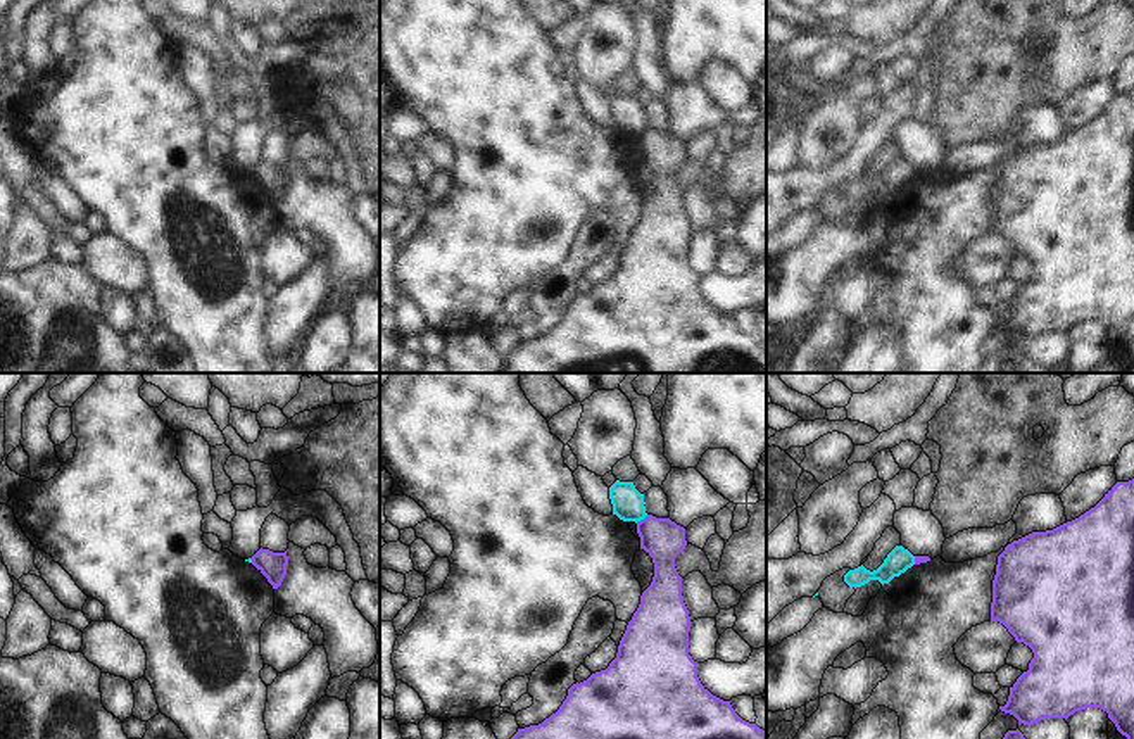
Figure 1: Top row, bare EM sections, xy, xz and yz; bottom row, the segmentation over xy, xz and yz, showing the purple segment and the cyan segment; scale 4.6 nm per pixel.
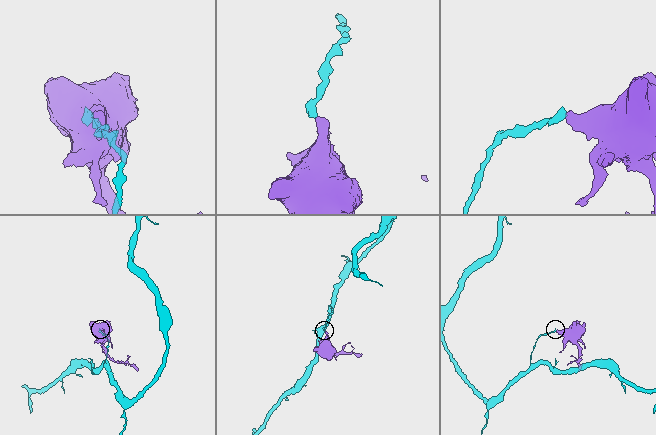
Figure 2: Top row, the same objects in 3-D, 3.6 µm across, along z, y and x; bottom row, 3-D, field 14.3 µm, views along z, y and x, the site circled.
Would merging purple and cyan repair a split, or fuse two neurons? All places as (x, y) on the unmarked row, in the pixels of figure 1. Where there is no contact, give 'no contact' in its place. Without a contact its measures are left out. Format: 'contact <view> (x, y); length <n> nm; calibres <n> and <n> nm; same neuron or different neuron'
contact xz (641, 133); length 70 nm; calibres 190 and 150 nm; different neuron

